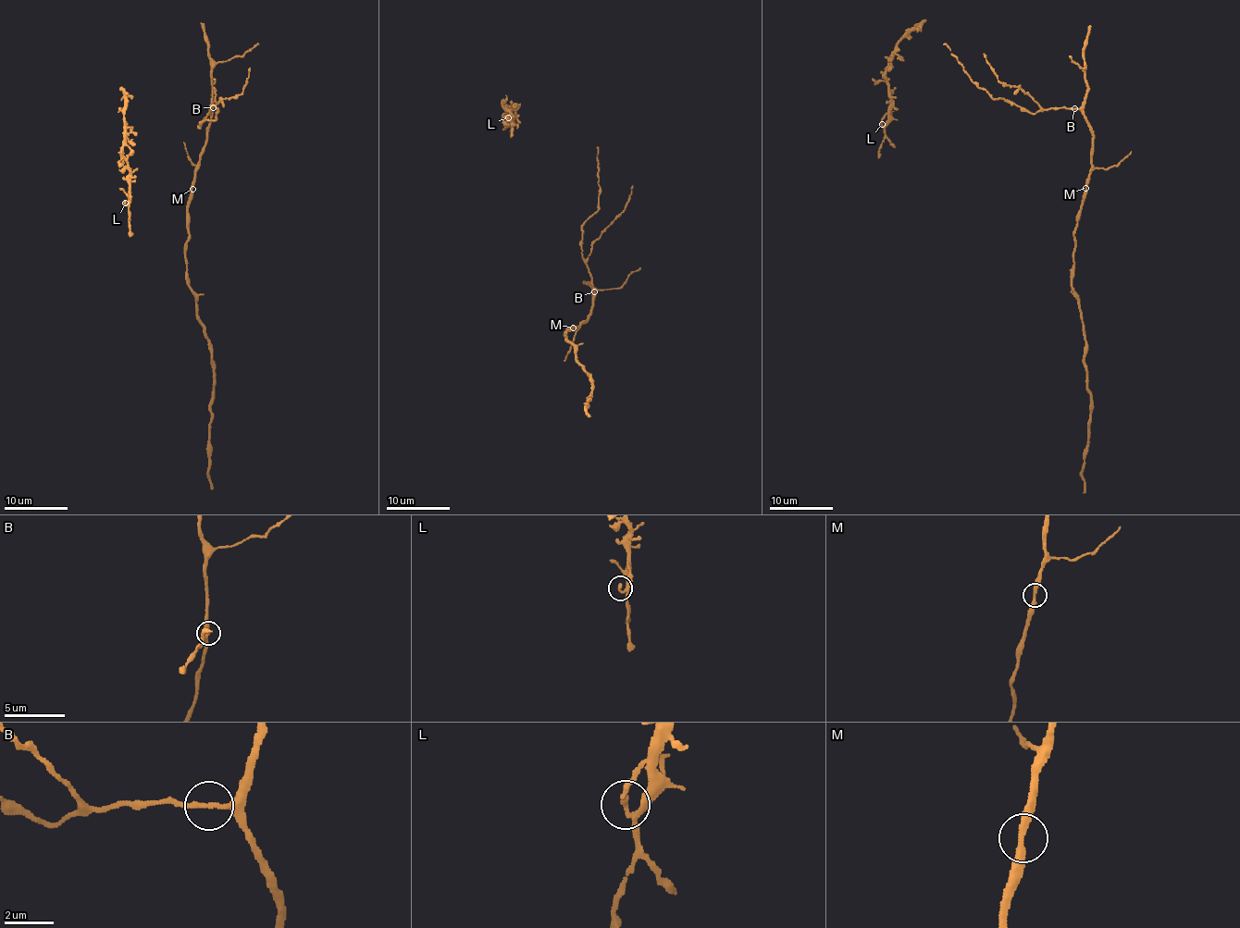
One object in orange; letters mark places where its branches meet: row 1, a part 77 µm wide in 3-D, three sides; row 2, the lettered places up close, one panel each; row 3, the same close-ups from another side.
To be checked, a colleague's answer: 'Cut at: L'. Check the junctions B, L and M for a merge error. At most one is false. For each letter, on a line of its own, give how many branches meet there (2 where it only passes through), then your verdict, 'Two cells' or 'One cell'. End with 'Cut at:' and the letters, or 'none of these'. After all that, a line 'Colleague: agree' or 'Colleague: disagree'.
B: Branches: 2. One cell
L: Branches: 2. One cell
M: Branches: 2. One cell
Cut at: none of these
Colleague: disagree

